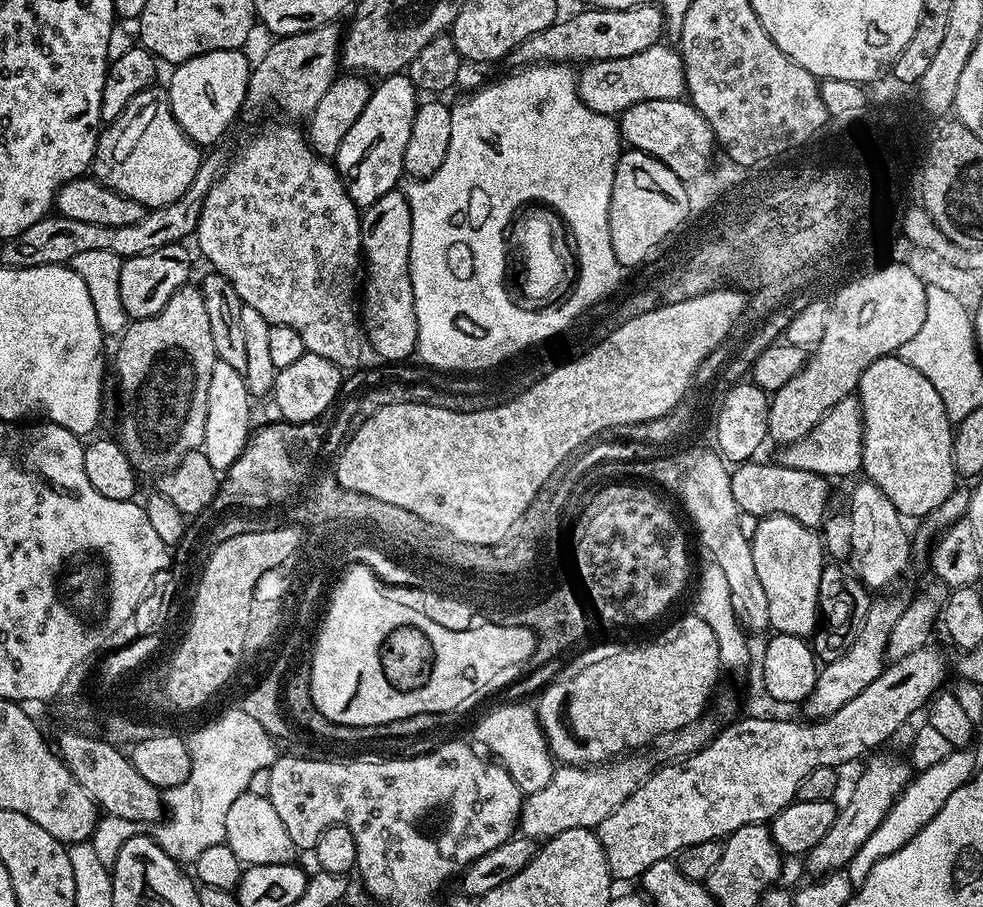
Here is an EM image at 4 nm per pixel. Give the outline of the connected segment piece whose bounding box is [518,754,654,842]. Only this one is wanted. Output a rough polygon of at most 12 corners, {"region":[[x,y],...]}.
{"region":[[644,754],[557,767],[519,831],[543,842],[600,823],[652,775]]}

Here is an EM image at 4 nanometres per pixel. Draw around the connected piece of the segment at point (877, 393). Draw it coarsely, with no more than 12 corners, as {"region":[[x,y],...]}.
{"region":[[866,366],[863,475],[901,517],[958,488],[954,424],[926,374]]}

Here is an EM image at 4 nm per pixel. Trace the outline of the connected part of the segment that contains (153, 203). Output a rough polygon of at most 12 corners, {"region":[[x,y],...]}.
{"region":[[167,91],[132,98],[90,172],[151,210],[182,198],[201,145]]}

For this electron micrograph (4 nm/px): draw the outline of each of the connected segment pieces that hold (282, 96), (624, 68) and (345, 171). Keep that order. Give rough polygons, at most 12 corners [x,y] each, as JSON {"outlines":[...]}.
{"outlines":[[[342,28],[273,39],[246,116],[312,115],[341,67]],[[661,42],[579,69],[576,93],[615,117],[685,95],[679,51]],[[406,74],[373,87],[334,163],[357,208],[393,191],[417,105]]]}

